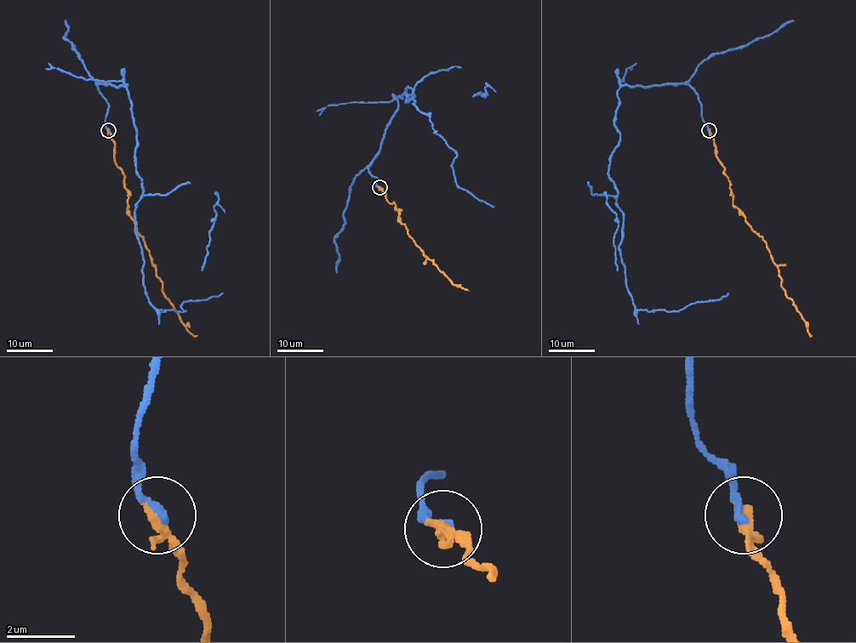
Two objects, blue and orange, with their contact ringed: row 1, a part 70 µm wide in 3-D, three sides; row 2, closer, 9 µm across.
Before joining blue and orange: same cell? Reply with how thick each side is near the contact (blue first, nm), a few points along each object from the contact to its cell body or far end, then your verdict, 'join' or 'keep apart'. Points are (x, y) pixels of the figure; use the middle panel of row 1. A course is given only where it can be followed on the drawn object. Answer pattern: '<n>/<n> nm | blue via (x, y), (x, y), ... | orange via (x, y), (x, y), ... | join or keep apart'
190/400 nm | blue via (379, 187), (369, 167), (409, 88), (406, 102), (412, 98), (455, 151), (455, 183), (493, 207) | orange via (379, 187), (386, 200), (396, 205), (398, 219), (426, 257), (453, 285), (468, 291) | join

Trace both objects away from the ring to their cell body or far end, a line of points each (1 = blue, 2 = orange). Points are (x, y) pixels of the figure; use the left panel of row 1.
1: (108, 130), (98, 85), (127, 85), (145, 293), (157, 310), (185, 311), (184, 302), (222, 293)
2: (108, 130), (114, 144), (116, 165), (125, 176), (127, 213), (145, 242), (163, 293), (183, 325), (196, 335)

